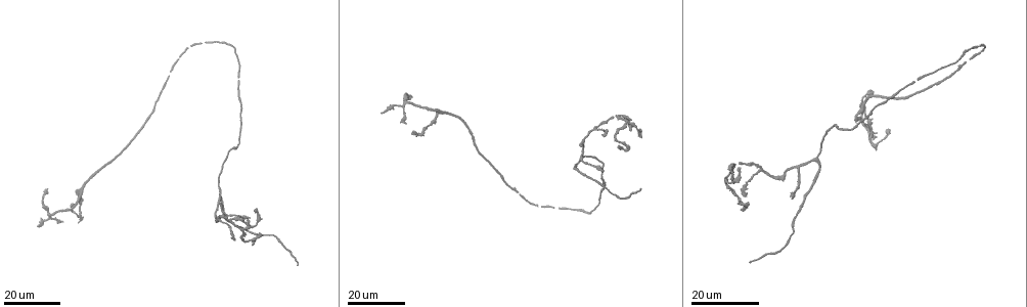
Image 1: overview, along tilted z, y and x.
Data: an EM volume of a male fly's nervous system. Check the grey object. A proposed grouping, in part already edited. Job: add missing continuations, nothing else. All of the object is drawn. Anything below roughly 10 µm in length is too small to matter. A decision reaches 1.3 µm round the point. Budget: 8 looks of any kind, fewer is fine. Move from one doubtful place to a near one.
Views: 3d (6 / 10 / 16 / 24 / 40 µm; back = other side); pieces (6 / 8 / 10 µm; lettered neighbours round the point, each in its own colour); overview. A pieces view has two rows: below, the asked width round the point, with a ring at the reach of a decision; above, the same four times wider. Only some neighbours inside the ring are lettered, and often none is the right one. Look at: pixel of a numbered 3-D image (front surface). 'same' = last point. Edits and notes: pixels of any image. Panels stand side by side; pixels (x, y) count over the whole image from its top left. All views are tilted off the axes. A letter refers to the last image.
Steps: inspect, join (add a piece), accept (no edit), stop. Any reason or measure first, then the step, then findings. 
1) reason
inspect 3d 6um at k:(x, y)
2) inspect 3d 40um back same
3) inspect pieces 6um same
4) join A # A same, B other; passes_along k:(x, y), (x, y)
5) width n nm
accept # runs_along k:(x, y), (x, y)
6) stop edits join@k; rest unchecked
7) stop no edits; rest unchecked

branch stops here
inspect 3d 24um at 1:(739, 169)

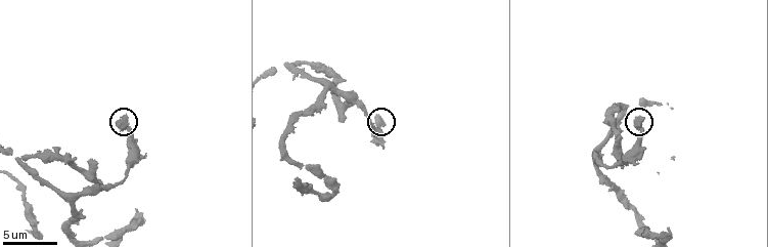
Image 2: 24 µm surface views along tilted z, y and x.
what lies round it
inspect pieces 10um at 2:(127, 115)

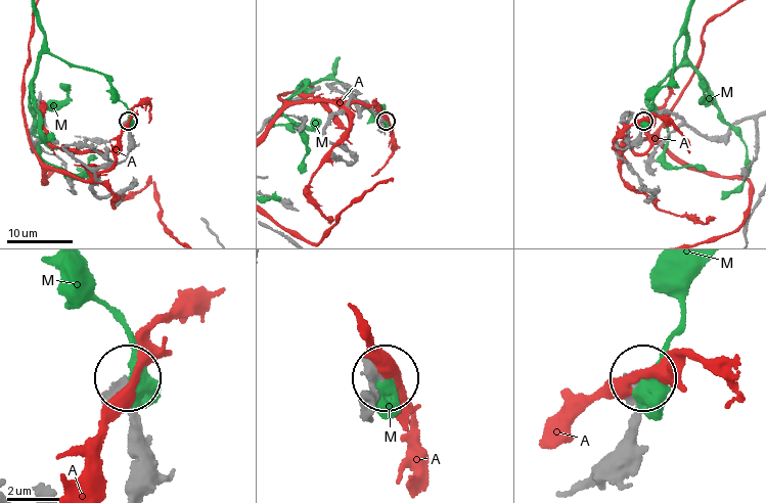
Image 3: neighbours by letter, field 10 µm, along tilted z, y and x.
accept # A other, M other; runs_along 3:(62, 146), (90, 167), (108, 166), (127, 156), (127, 122); none of them fits

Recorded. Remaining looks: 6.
an open end
inspect pieces 10um at 2:(341, 121)

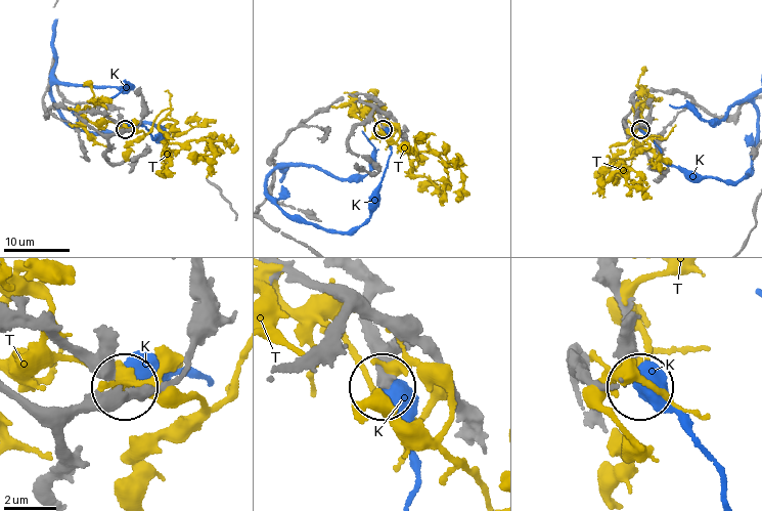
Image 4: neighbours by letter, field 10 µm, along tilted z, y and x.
width 380 nm
accept # K other, T other; none of them fits

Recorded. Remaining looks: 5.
branch stops here
inspect pieces 10um at 2:(296, 186)

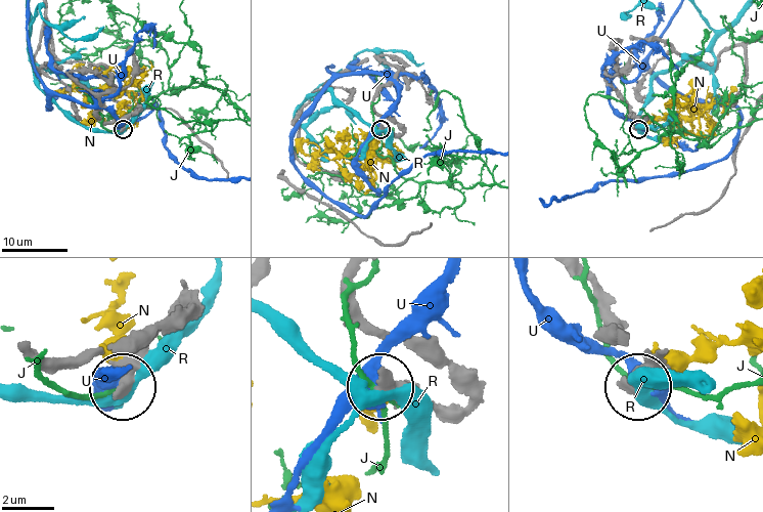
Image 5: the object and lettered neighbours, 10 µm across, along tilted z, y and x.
accept # J other, N other, R other, U other; runs_along 5:(396, 67), (373, 101), (377, 112), (402, 132), (380, 129); no lettered piece goes on from it

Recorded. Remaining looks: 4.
long arm stops here
inspect 3d 16um at 1:(296, 263)

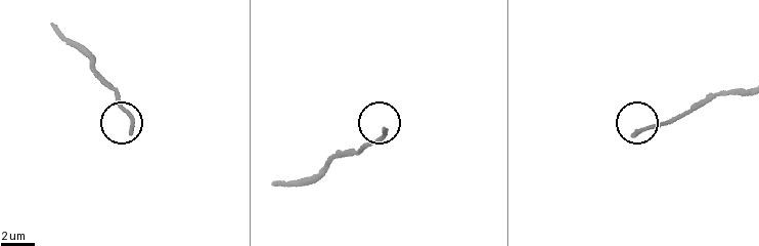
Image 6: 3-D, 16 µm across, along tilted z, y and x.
what lies round it
inspect pieces 10um at 6:(382, 131)

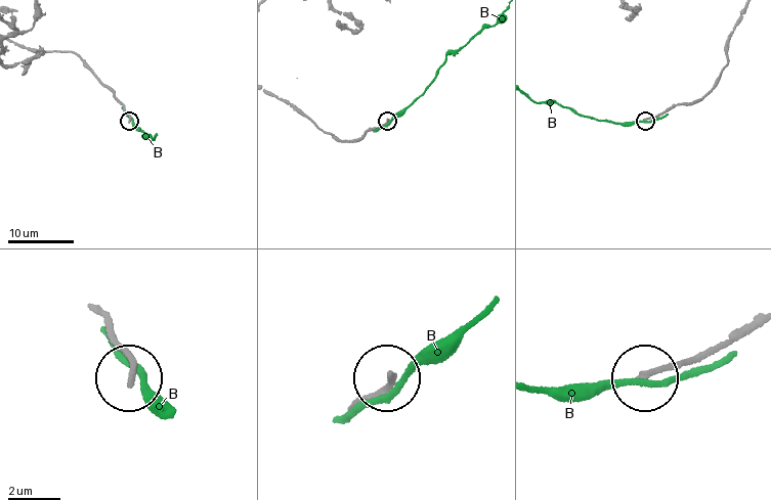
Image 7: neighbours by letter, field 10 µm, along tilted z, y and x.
accept # B other; runs_along 7:(755, 328), (649, 374); no lettered piece goes on from it

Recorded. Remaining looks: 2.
stop no edits; rest unchecked

